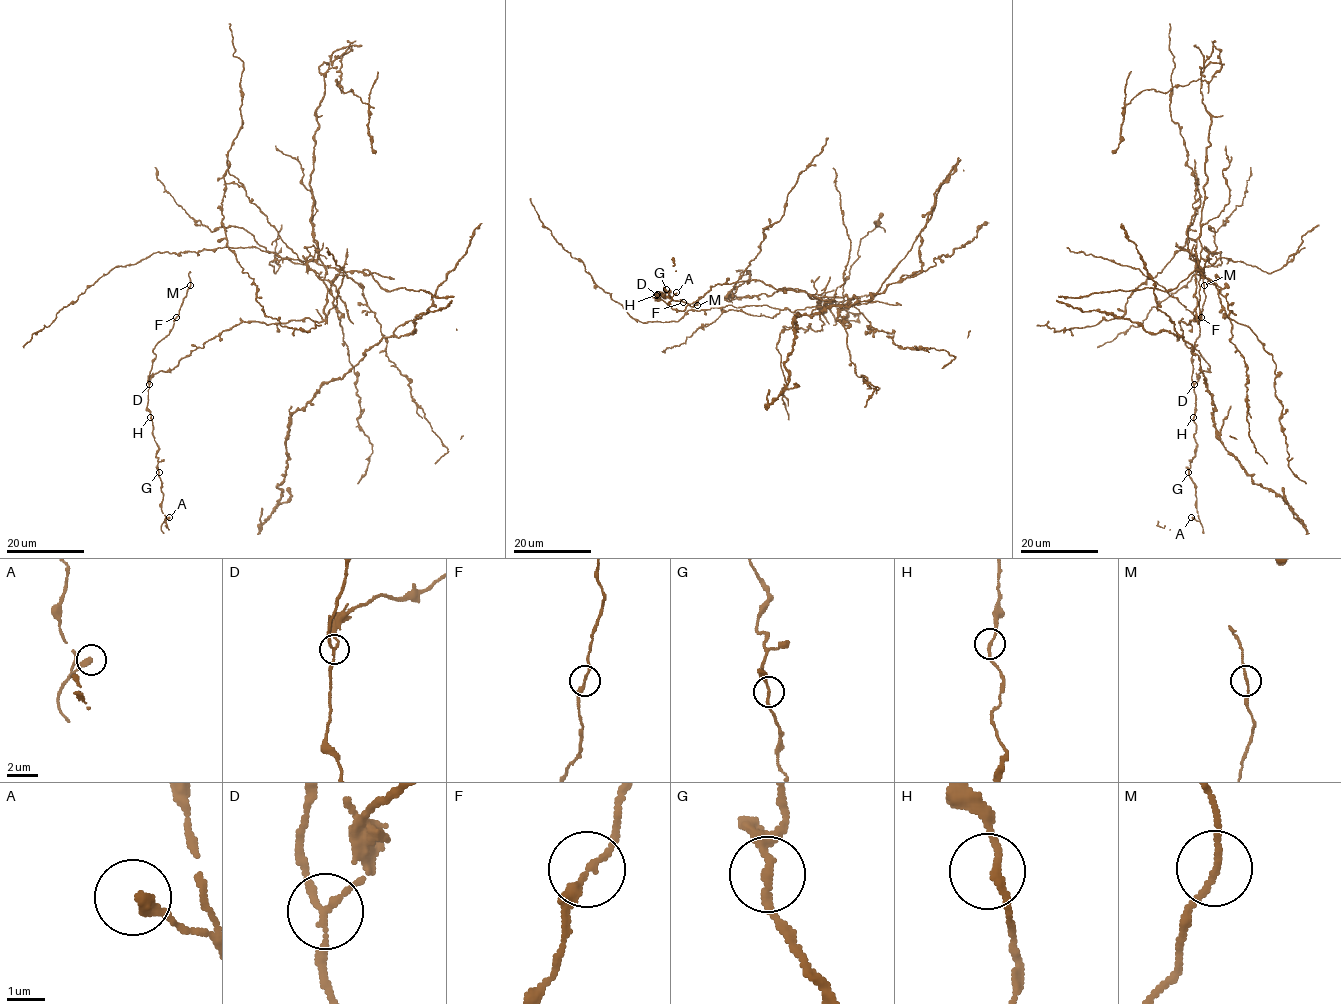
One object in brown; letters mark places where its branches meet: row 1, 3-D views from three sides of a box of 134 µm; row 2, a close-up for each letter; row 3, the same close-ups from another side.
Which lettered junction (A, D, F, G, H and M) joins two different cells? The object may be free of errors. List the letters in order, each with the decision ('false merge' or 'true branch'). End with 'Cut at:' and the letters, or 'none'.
A: true branch
D: false merge
F: true branch
G: true branch
H: true branch
M: true branch
Cut at: D

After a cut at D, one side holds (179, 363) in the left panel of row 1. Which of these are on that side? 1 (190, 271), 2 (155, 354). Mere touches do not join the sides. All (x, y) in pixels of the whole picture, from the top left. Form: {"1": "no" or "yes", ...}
{"1": "no", "2": "no"}

